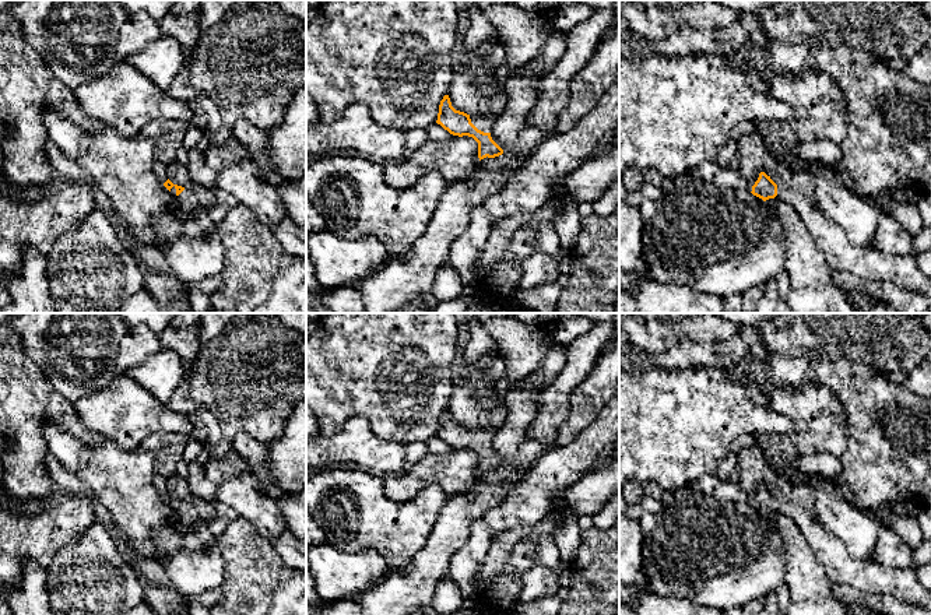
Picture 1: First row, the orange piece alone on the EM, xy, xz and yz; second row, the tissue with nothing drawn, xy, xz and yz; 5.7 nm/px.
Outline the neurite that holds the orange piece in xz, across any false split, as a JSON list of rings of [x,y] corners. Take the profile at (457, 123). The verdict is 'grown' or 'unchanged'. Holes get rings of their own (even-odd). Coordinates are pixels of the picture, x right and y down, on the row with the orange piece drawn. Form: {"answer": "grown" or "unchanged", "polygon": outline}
{"answer": "grown", "polygon": [[[507,92],[495,94],[489,98],[488,110],[478,115],[467,115],[452,106],[449,95],[445,95],[439,105],[436,123],[453,136],[468,136],[478,143],[478,158],[486,165],[492,158],[505,151],[492,140],[493,122],[502,115],[507,103]]]}

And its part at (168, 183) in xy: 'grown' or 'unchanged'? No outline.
grown

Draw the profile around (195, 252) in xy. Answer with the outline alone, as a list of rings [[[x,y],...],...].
[[[207,208],[162,214],[155,225],[158,236],[168,240],[162,253],[182,282],[197,284],[222,273],[224,246]]]

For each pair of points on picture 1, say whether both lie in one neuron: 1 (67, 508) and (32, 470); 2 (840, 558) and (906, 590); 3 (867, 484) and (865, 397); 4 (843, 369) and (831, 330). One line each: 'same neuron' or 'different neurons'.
1: different neurons
2: same neuron
3: same neuron
4: different neurons

